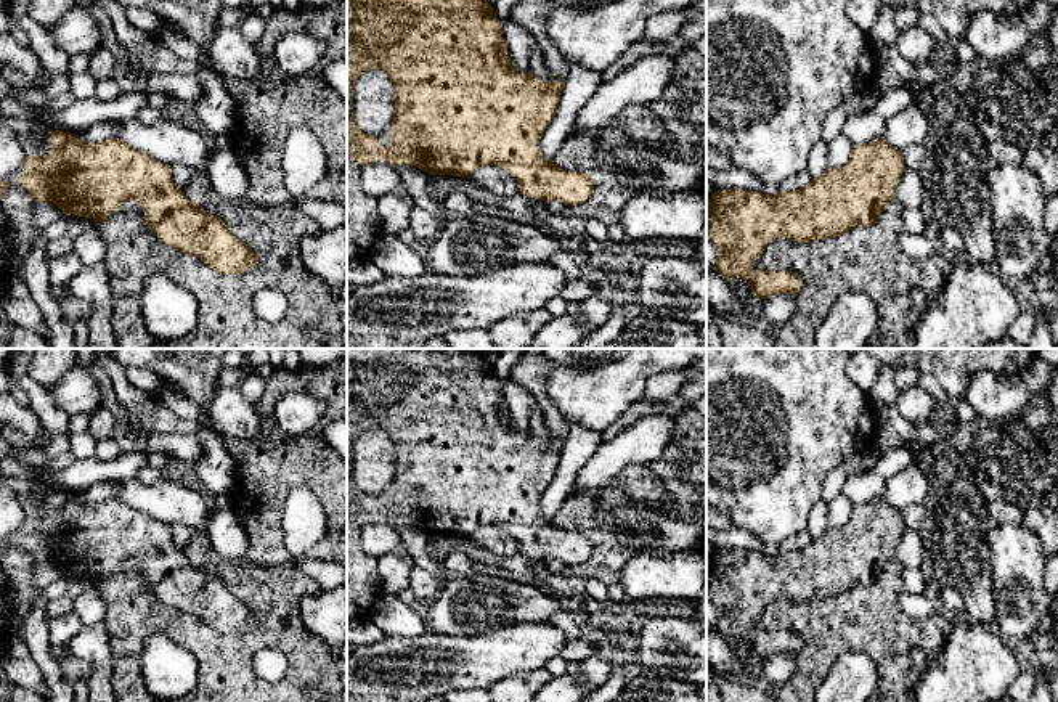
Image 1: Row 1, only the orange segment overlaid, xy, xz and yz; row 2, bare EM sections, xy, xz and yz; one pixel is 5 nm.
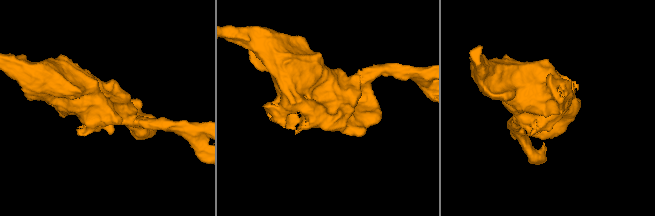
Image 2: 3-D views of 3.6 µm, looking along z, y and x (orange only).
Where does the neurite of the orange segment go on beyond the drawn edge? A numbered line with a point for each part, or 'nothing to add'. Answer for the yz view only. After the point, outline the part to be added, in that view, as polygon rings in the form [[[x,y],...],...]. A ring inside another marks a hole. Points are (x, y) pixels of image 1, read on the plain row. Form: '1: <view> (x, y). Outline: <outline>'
nothing to add

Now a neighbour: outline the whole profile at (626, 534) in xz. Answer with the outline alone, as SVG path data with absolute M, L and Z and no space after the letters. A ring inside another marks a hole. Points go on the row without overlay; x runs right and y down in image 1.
M618 525L615 529L615 535L623 541L623 543L642 543L645 538L649 538L645 533L642 533L637 529L633 529L629 525Z

